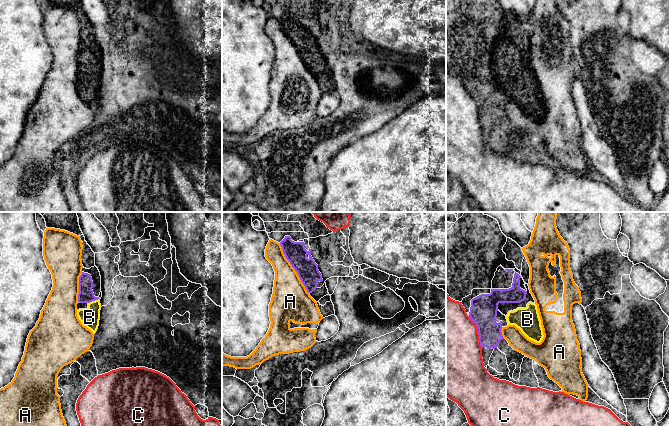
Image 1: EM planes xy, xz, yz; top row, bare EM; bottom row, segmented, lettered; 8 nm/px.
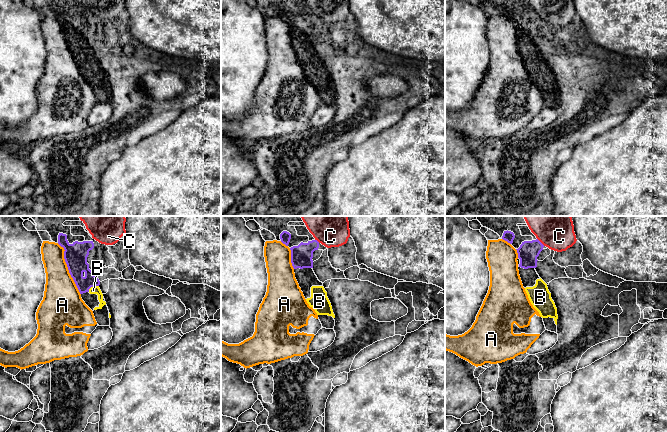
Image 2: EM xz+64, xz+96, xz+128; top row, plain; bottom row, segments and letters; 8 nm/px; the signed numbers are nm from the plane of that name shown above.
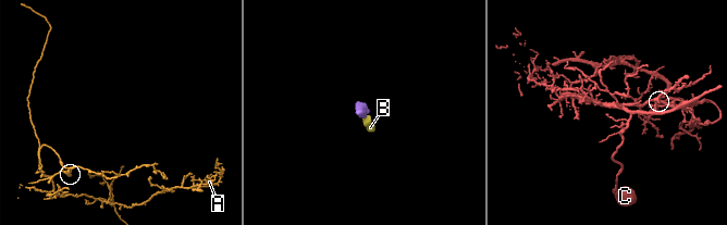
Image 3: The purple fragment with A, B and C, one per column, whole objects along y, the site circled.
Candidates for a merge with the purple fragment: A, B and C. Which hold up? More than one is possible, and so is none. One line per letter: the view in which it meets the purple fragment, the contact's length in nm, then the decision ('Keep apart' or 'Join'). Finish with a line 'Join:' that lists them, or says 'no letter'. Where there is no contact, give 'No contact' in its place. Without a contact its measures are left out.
A: Touches purple in xz. Shared border 480 nm. Keep apart
B: Touches purple in xy. Shared border 100 nm. Join
C: Touches purple in yz. Shared border 280 nm. Keep apart
Join: B

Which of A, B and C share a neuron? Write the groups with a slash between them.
A / B / C

